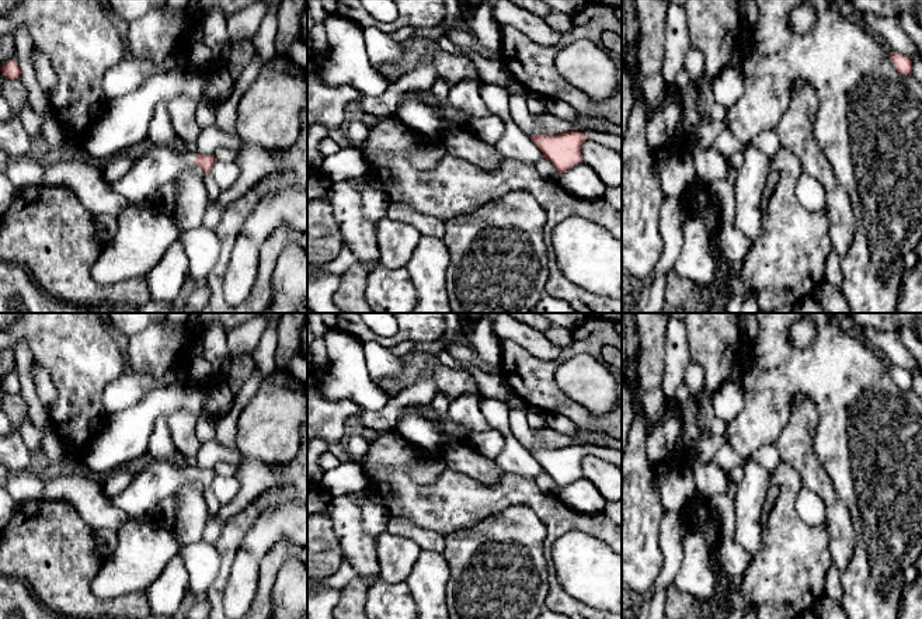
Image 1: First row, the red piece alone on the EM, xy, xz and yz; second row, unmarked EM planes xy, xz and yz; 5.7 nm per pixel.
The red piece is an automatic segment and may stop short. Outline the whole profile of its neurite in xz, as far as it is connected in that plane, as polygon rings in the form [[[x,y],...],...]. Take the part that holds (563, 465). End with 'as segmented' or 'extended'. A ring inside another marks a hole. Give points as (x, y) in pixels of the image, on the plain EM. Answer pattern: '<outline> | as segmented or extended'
[[[570,445],[559,449],[532,449],[529,452],[560,488],[582,477],[581,459],[588,451],[581,446]]] | as segmented

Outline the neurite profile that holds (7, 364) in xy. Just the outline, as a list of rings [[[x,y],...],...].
[[[0,348],[0,382],[14,369],[15,362],[13,357]]]

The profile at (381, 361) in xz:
[[[368,341],[363,344],[363,351],[370,380],[378,383],[386,376],[399,375],[400,357],[394,355],[390,348],[376,341]]]

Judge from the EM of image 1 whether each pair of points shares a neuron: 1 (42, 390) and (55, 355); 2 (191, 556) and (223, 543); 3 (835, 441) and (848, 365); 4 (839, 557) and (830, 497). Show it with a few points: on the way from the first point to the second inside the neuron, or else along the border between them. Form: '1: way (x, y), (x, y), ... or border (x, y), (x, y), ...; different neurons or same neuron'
1: border (34, 362), (48, 372), (55, 388), (52, 406); different neurons
2: border (214, 545), (219, 556), (219, 571), (215, 580); different neurons
3: way (841, 423), (844, 383); same neuron
4: way (839, 542), (837, 513); same neuron

